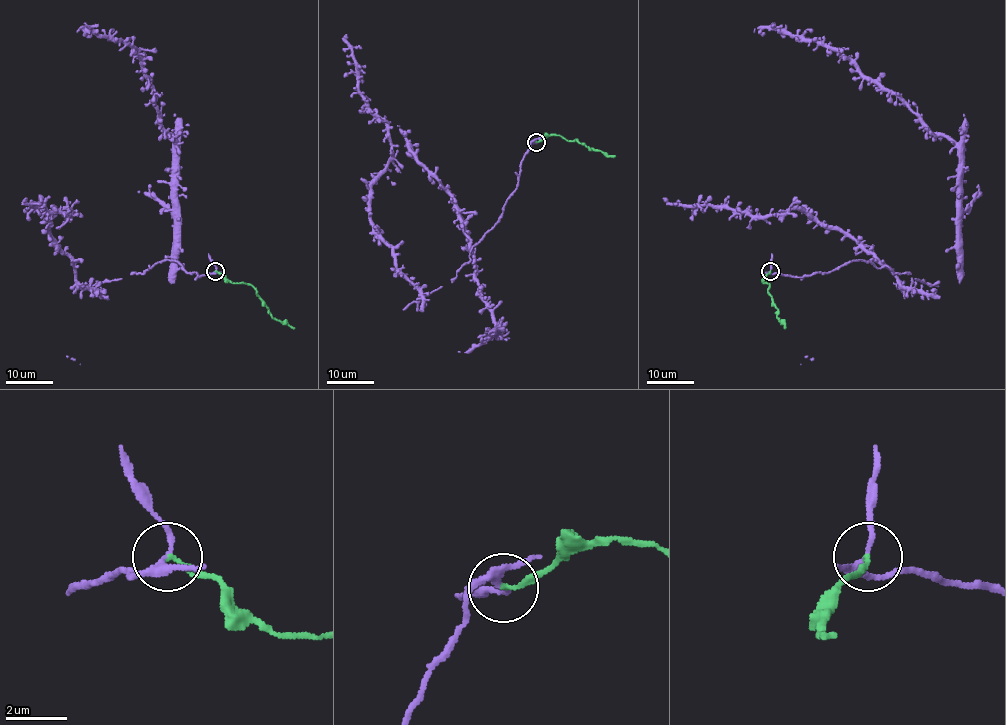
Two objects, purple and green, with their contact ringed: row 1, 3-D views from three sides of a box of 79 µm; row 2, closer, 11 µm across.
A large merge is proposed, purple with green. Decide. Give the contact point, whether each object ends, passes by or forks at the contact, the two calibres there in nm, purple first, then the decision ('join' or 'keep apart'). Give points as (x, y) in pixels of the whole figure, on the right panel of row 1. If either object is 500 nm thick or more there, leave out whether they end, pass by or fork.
at (770, 271); purple forks there; green ends there; 200 nm thick on the purple side, 180 nm on the other; keep apart

